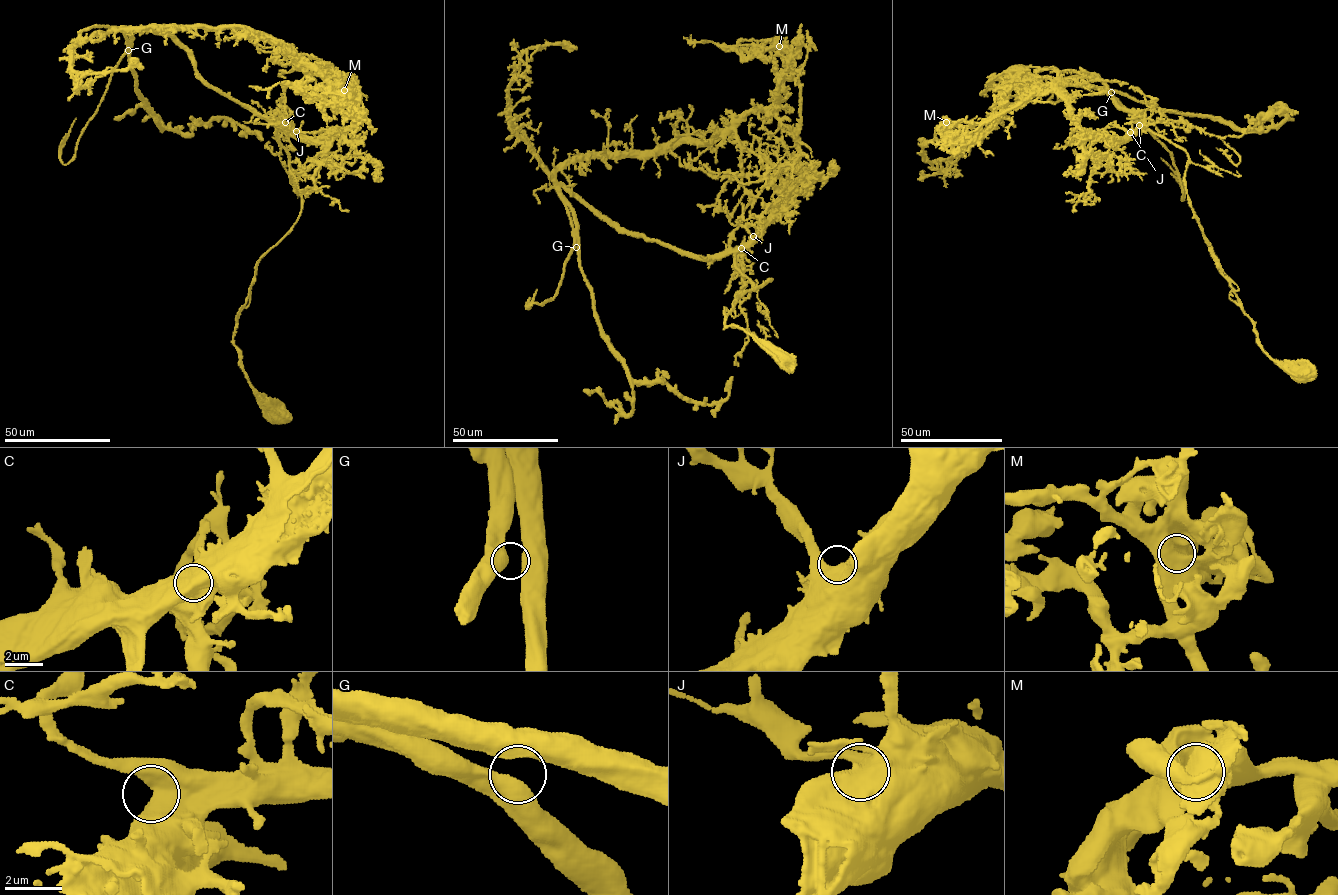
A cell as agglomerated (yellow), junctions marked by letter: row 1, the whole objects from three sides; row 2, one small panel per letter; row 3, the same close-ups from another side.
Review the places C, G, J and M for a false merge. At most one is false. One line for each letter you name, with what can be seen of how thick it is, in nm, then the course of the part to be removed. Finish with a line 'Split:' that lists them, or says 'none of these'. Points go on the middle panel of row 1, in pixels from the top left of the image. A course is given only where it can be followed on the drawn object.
M: Thickness 1200 nm. Course of the part to remove: (779, 46), (799, 89), (802, 179), (746, 243), (704, 257), (611, 226), (511, 128), (521, 55), (577, 50)
Split: M

